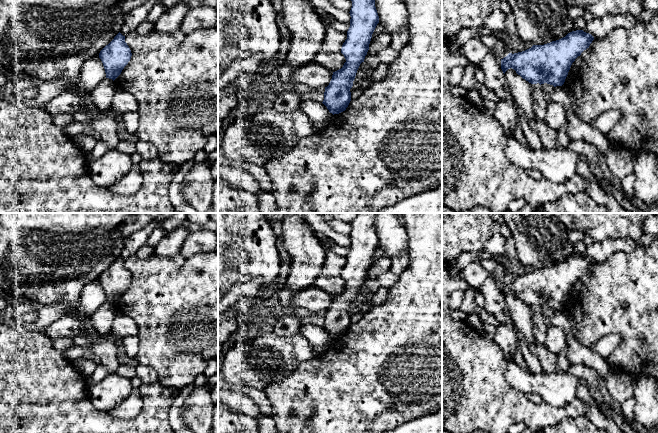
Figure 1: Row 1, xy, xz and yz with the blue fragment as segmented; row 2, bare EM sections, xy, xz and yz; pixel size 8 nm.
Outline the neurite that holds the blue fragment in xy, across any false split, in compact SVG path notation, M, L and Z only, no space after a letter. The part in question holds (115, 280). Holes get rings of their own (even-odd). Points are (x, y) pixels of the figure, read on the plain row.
M119 256L99 277L99 282L105 293L106 302L114 305L128 288L131 280L132 277L125 266L125 260Z

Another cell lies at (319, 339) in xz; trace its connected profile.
M303 324L299 333L309 341L316 356L327 352L332 339L322 326Z

